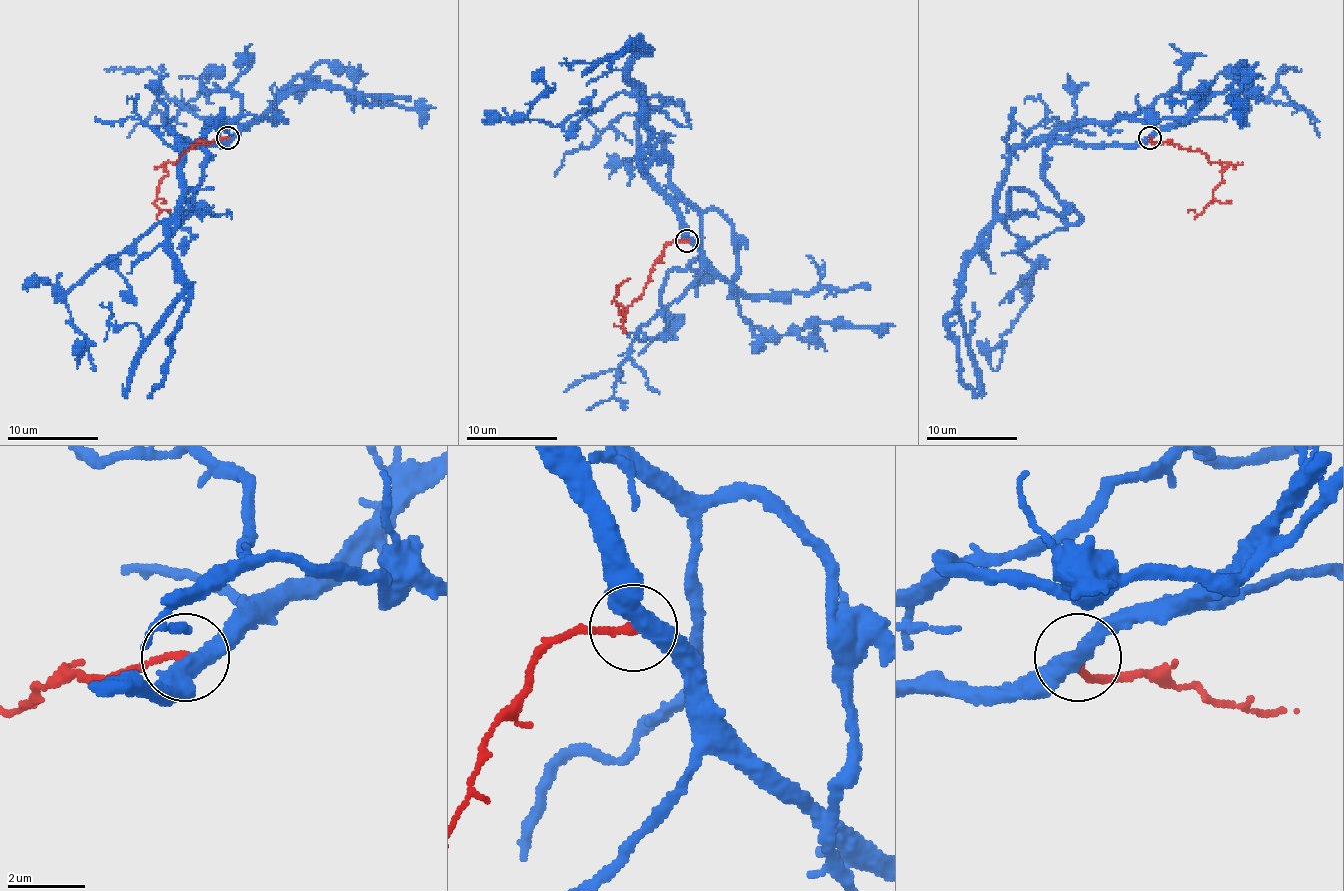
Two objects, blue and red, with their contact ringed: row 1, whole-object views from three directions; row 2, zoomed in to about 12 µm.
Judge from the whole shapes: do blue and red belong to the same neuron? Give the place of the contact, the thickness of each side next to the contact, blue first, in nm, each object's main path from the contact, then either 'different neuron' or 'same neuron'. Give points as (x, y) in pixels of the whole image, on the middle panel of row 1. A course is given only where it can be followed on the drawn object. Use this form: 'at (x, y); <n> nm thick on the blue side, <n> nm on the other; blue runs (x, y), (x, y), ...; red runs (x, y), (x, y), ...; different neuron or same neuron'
at (687, 240); 460 nm thick on the blue side, 220 nm on the other; blue runs (686, 240), (679, 210), (641, 156), (641, 88), (555, 126), (525, 117), (548, 88), (537, 83); red runs (686, 240), (673, 240), (664, 249), (643, 292), (627, 312), (621, 312), (614, 301), (618, 287), (630, 278); different neuron

